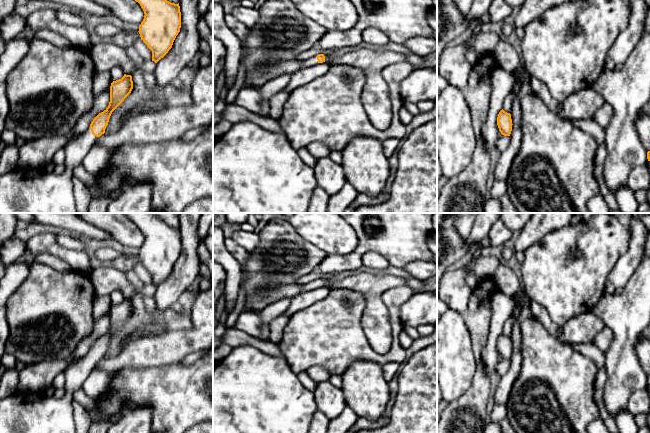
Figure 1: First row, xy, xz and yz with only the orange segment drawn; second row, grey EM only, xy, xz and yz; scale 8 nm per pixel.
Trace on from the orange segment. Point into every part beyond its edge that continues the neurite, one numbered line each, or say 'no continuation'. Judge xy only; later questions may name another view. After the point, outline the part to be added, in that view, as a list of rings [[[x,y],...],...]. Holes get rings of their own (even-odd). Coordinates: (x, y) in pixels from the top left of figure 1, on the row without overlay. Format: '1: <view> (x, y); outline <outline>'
1: xy (23, 412); outline [[[90,352],[65,370],[65,395],[61,398],[48,396],[44,391],[17,391],[13,395],[0,400],[0,433],[77,433],[73,416],[73,393],[82,388],[91,371],[98,364]]]

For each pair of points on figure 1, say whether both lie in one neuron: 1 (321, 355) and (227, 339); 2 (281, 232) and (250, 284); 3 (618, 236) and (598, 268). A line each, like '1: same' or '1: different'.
1: different
2: same
3: same

